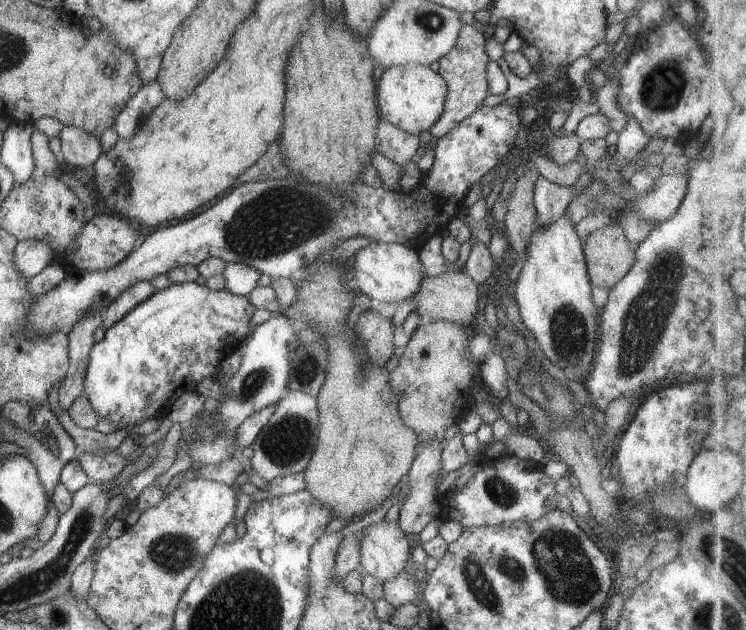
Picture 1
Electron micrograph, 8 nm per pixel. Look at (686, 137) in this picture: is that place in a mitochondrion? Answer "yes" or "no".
no

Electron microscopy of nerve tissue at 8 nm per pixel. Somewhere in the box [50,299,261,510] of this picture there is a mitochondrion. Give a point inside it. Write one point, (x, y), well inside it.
(214, 440)

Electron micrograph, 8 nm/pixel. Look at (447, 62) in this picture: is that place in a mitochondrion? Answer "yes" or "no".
no

